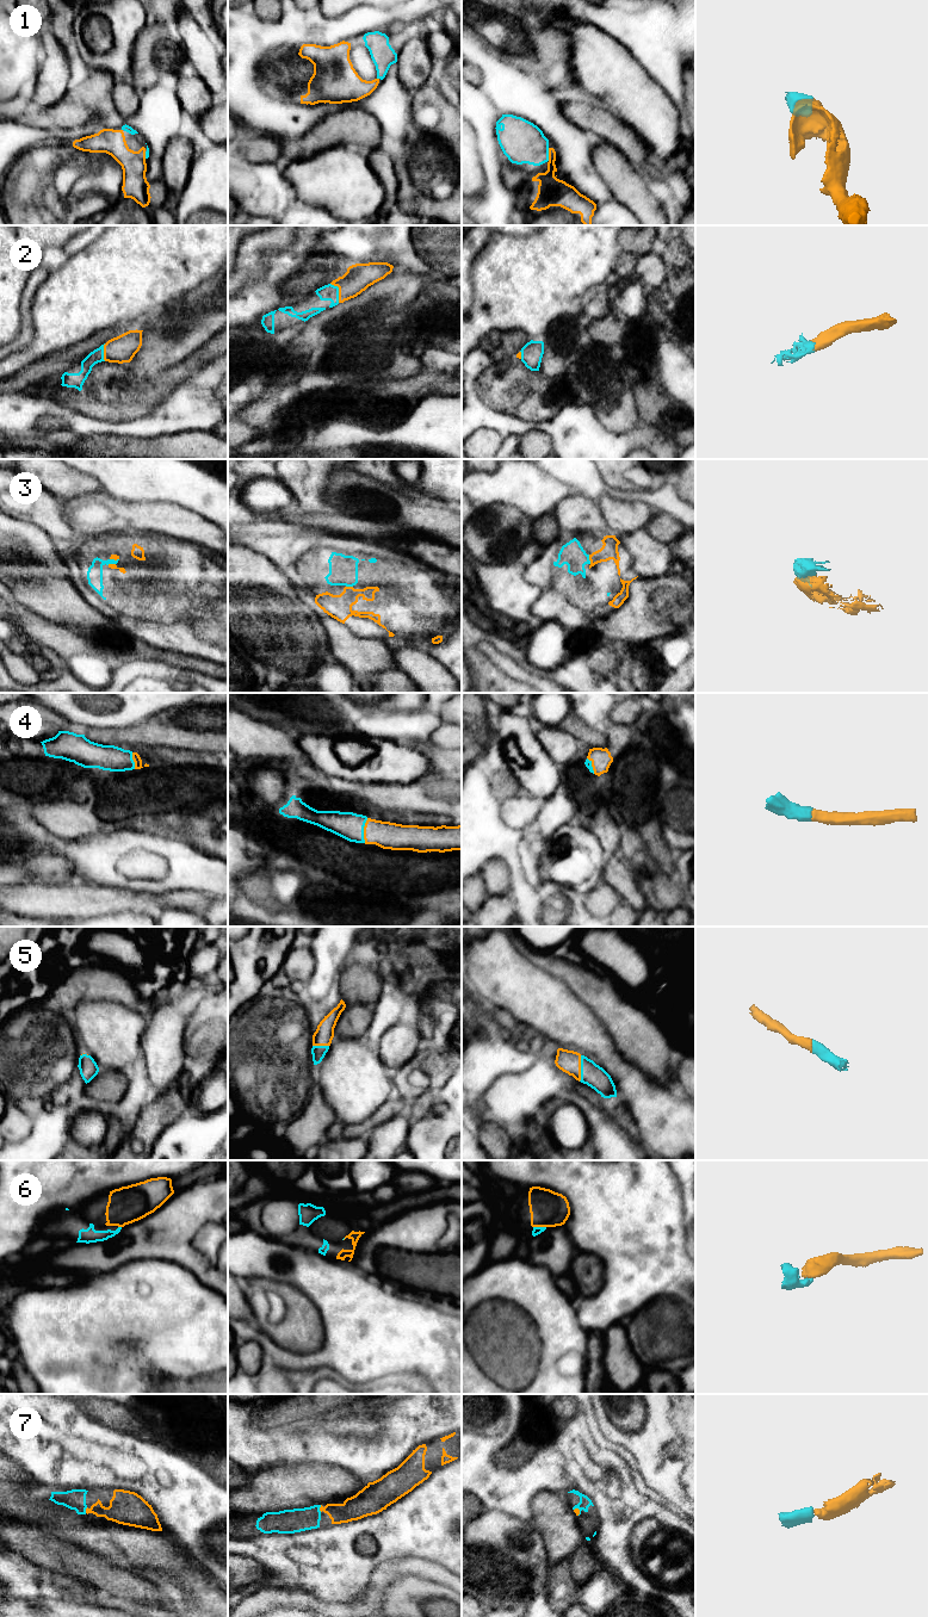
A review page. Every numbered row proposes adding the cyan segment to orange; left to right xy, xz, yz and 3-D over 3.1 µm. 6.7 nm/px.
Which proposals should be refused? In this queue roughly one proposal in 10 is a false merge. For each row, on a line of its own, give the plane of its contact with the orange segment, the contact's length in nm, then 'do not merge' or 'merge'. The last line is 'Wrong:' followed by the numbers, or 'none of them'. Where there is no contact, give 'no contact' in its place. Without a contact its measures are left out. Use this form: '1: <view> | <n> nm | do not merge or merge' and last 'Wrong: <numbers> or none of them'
1: yz | 90 nm | merge
2: xz | 150 nm | merge
3: yz | 70 nm | merge
4: xz | 170 nm | merge
5: yz | 180 nm | merge
6: yz | 90 nm | merge
7: xz | 50 nm | merge
Wrong: none of them

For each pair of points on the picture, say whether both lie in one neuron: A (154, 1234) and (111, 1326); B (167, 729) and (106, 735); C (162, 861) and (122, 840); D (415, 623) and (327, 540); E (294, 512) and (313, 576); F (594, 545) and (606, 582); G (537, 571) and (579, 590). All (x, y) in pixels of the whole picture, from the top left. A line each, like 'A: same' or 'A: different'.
A: different
B: same
C: same
D: same
E: different
F: same
G: same

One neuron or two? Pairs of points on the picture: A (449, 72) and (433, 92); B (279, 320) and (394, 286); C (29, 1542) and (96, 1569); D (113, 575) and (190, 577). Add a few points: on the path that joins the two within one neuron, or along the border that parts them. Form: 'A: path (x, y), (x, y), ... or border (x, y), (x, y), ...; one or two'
A: border (440, 91), (445, 95); two
B: border (304, 322), (291, 332); two
C: path (45, 1549), (79, 1563); one
D: path (132, 575), (171, 575); one

